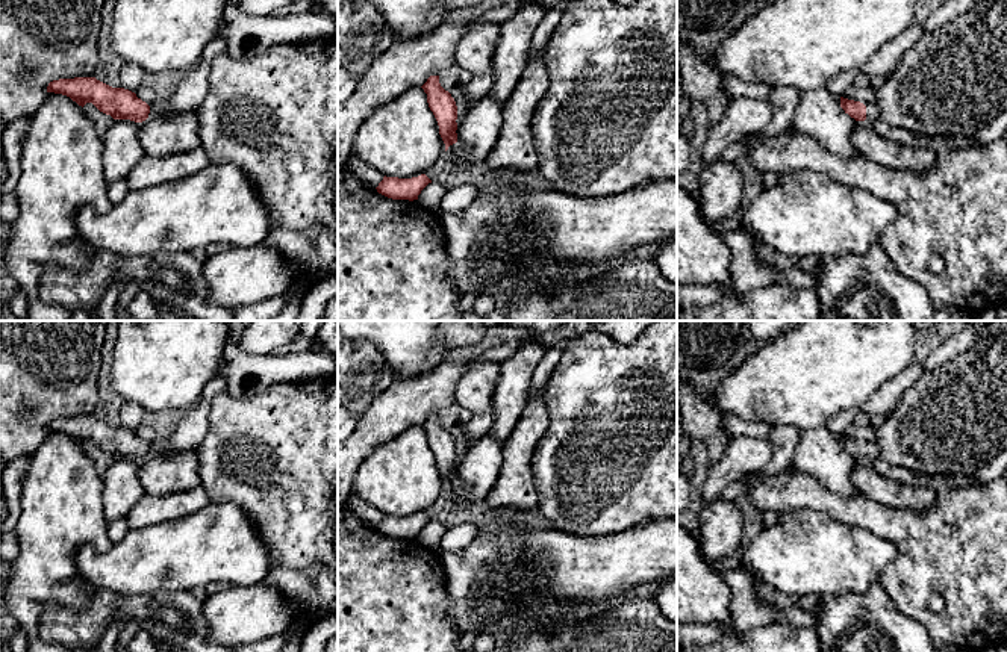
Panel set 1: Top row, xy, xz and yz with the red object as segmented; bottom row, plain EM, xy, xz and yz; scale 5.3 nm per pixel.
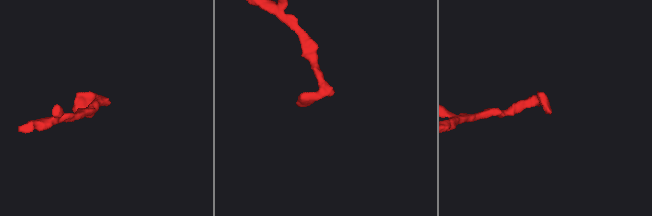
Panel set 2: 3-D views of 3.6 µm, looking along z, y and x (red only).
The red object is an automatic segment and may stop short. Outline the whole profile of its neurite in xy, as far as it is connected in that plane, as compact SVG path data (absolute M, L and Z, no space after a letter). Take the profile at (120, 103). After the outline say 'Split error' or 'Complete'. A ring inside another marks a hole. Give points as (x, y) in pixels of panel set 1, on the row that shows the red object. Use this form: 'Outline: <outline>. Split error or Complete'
Outline: M74 77L53 80L47 92L70 97L79 106L92 103L100 112L114 120L142 123L148 118L150 106L124 88L112 88L95 77Z. Complete

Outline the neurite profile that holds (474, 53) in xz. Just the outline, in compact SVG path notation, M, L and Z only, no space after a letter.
M474 20L456 48L456 64L474 74L492 74L492 57L500 39L500 26Z

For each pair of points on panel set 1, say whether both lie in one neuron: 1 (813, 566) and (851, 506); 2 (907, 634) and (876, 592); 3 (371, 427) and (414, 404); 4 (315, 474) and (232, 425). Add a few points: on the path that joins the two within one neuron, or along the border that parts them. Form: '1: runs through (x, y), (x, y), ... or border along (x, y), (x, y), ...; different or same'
1: border along (807, 507), (842, 522), (866, 528), (874, 534); different
2: runs through (897, 624), (876, 602); same
3: runs through (382, 421), (403, 406); same
4: runs through (294, 453), (280, 453), (267, 440), (253, 437); same

